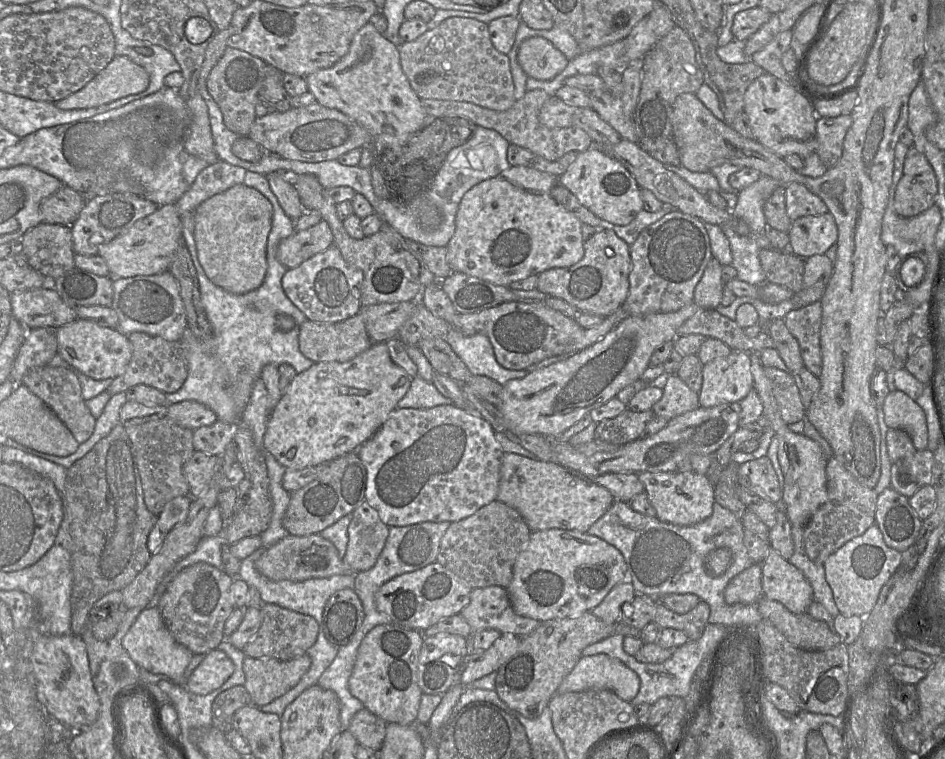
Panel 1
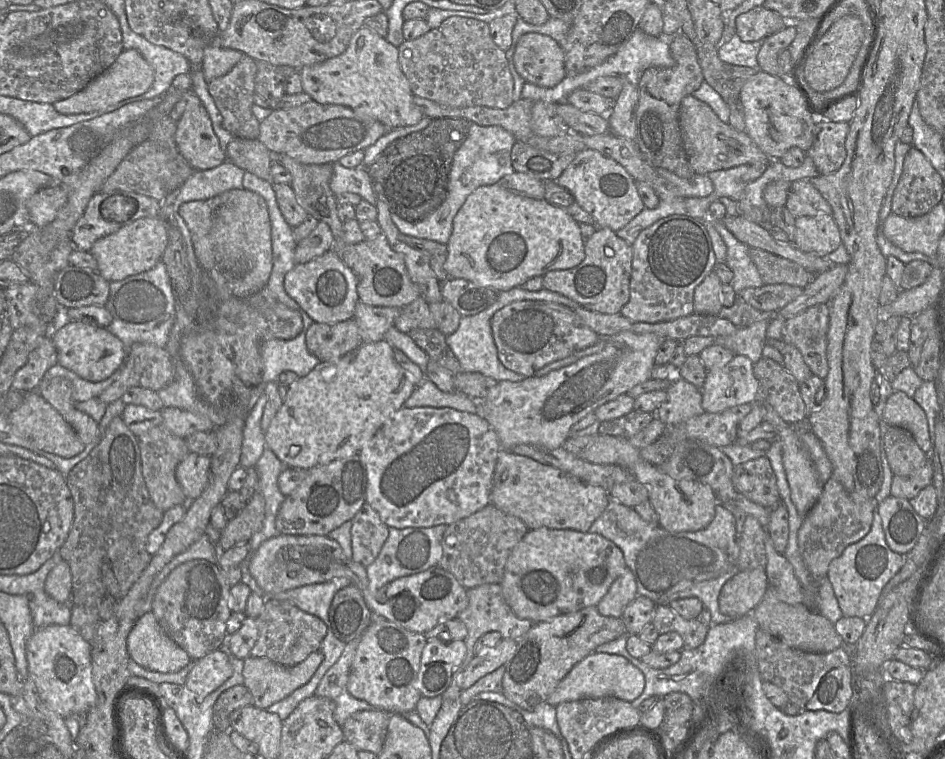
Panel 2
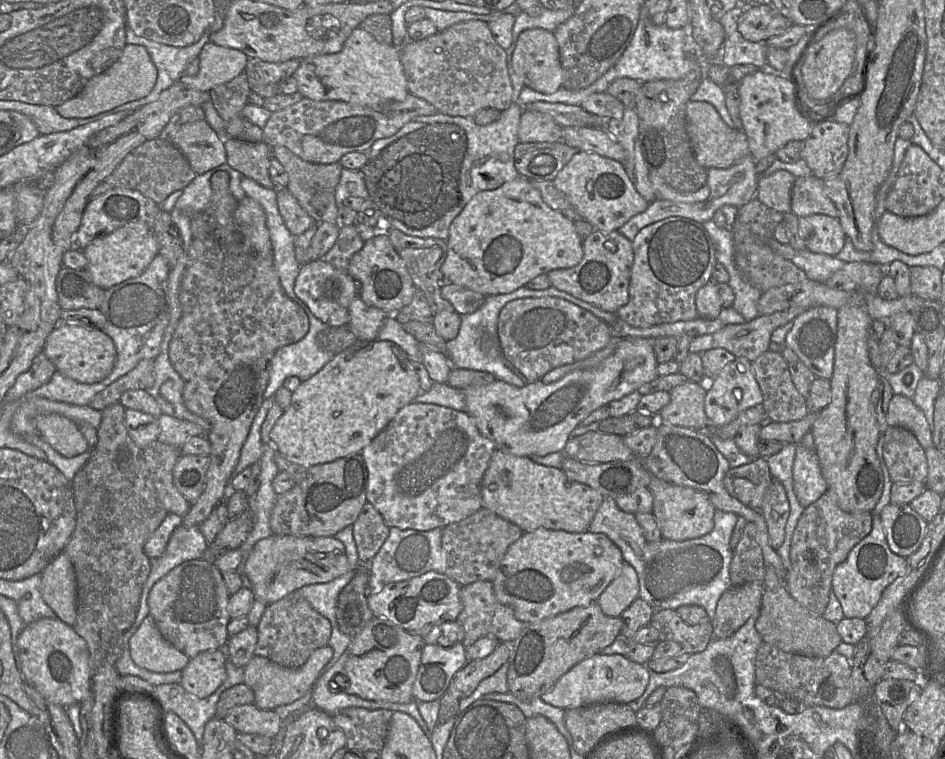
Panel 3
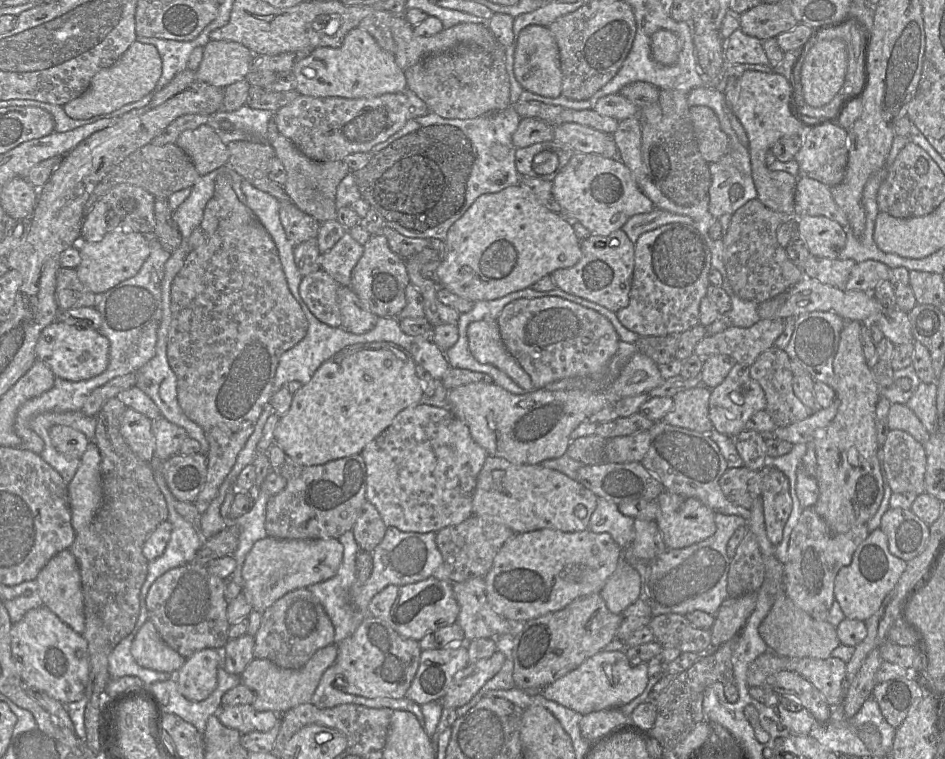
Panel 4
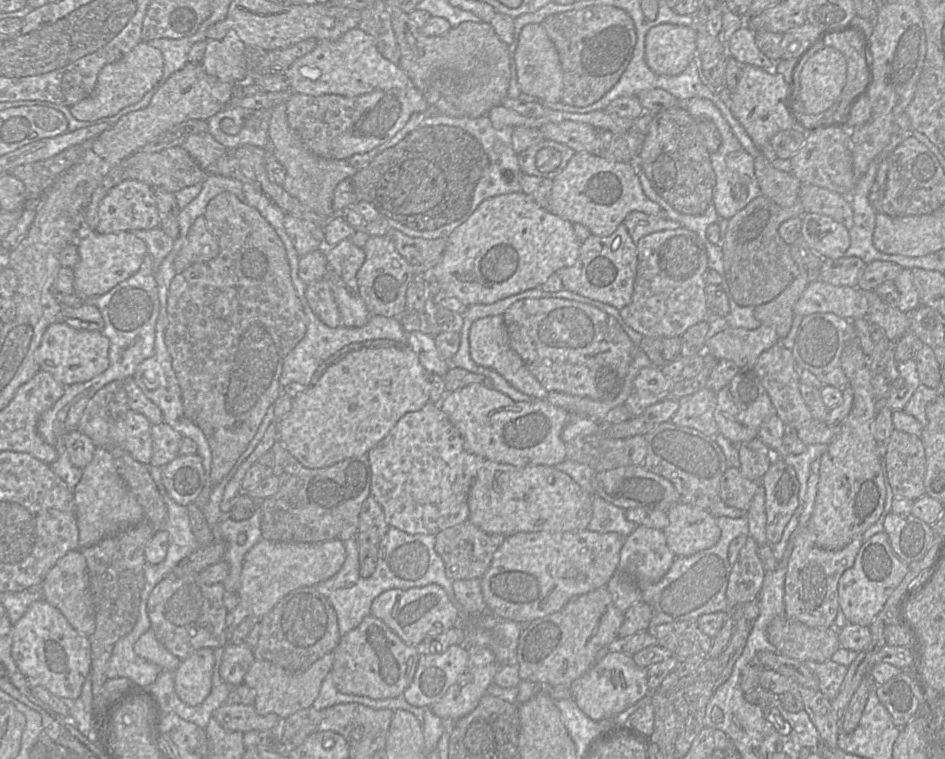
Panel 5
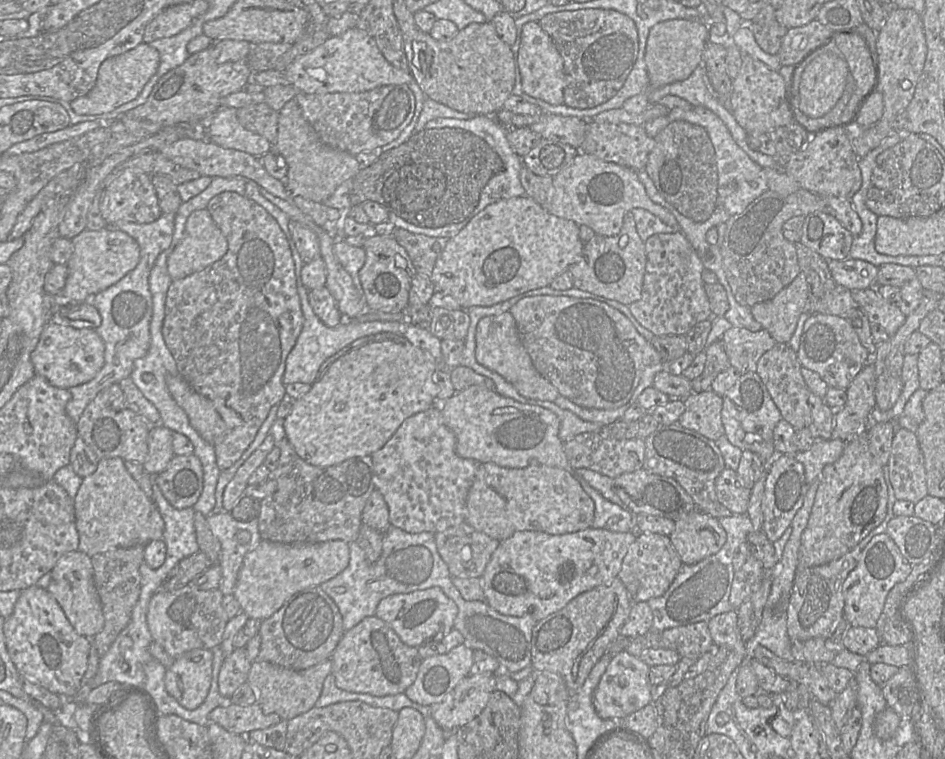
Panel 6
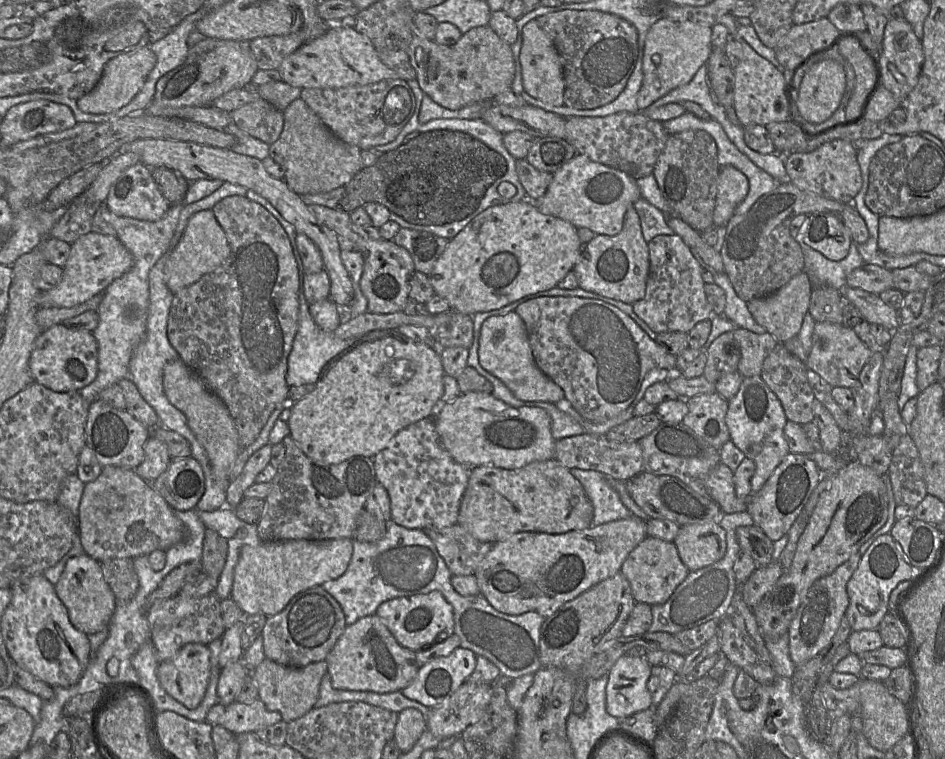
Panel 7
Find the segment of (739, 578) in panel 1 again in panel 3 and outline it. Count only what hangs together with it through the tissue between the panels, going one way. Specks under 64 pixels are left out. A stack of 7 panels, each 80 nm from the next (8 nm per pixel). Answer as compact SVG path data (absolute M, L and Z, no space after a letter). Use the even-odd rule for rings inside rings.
M763 582L731 585L718 600L711 620L712 639L731 637L755 612L759 612L762 596Z

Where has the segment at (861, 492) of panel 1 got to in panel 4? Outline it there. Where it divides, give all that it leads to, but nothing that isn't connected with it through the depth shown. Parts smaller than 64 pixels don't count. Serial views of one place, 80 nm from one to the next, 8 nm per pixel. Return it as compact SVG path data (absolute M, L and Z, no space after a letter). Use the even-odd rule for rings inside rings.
M814 507L804 508L790 535L786 563L783 565L783 588L787 597L812 618L826 621L835 601L835 577L841 568L851 563L856 548L869 534L867 523L843 534L832 534Z

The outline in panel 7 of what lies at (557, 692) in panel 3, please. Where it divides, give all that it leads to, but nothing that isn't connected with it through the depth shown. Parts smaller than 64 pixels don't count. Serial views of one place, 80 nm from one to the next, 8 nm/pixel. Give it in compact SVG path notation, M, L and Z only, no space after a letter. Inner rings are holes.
M621 656L608 673L607 713L624 718L652 707L651 693L647 688L650 673L651 665L645 656Z

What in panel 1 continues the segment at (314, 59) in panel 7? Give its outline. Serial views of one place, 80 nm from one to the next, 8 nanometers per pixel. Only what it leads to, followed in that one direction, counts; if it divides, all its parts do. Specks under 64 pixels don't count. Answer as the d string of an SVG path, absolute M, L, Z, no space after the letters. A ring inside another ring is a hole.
M371 22L356 32L346 55L305 80L316 102L342 112L370 133L375 154L384 147L401 147L407 143L422 129L428 115L402 70L398 47L384 38Z

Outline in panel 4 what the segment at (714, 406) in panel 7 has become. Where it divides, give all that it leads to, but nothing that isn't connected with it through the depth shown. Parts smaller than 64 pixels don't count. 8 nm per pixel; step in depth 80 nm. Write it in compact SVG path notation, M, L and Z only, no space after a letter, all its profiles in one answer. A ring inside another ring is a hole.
M700 385L673 396L674 406L663 421L701 433L709 433L714 427L709 418L710 388Z

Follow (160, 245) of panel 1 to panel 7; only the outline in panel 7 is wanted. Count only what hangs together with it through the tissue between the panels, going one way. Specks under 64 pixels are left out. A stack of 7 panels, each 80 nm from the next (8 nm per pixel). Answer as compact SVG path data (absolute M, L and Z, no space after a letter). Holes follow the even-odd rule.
M92 231L84 234L71 244L61 281L50 290L40 291L36 296L36 306L67 308L83 303L94 295L103 293L107 286L125 274L133 263L132 254L117 236L102 235Z

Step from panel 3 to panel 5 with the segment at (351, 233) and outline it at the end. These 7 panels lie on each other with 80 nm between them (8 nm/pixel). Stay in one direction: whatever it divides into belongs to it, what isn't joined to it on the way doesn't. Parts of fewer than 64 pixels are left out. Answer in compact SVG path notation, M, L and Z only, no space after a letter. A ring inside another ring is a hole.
M344 239L325 251L328 270L337 274L353 292L357 292L356 274L364 262L365 253L362 247Z

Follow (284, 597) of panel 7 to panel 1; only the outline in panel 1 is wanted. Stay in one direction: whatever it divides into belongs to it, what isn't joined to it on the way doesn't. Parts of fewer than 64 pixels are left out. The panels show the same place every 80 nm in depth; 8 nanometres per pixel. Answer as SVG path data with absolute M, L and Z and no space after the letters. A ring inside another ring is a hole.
M319 534L288 535L268 548L256 561L255 567L260 574L273 581L301 582L312 578L351 573L343 558L339 556L336 547Z

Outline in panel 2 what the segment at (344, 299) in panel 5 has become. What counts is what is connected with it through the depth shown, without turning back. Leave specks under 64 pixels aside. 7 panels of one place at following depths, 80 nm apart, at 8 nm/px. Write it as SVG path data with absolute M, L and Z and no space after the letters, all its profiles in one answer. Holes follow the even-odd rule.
M359 301L353 318L362 341L375 342L384 339L387 330L394 326L400 308L371 306Z

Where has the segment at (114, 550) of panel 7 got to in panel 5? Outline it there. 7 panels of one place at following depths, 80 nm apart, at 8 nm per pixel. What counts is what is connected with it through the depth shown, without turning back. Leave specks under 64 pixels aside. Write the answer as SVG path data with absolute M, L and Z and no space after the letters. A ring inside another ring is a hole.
M96 447L91 462L73 489L75 515L79 530L79 548L91 547L106 537L133 527L144 519L144 511L119 475L112 454Z

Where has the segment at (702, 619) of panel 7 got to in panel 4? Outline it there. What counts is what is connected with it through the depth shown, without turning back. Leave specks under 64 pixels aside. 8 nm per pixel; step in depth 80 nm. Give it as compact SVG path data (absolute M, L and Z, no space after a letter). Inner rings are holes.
M714 514L716 532L709 538L680 549L667 549L656 559L647 563L634 564L637 570L641 590L639 598L646 602L653 616L676 613L686 615L695 610L704 611L714 616L728 596L727 579L731 559L727 555L727 544L733 533L740 527L747 525L747 520L736 515Z

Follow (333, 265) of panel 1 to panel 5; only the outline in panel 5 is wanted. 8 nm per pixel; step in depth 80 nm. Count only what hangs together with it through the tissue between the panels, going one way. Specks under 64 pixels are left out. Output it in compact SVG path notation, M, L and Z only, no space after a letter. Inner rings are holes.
M326 278L307 284L305 297L313 313L327 326L341 325L341 316Z

